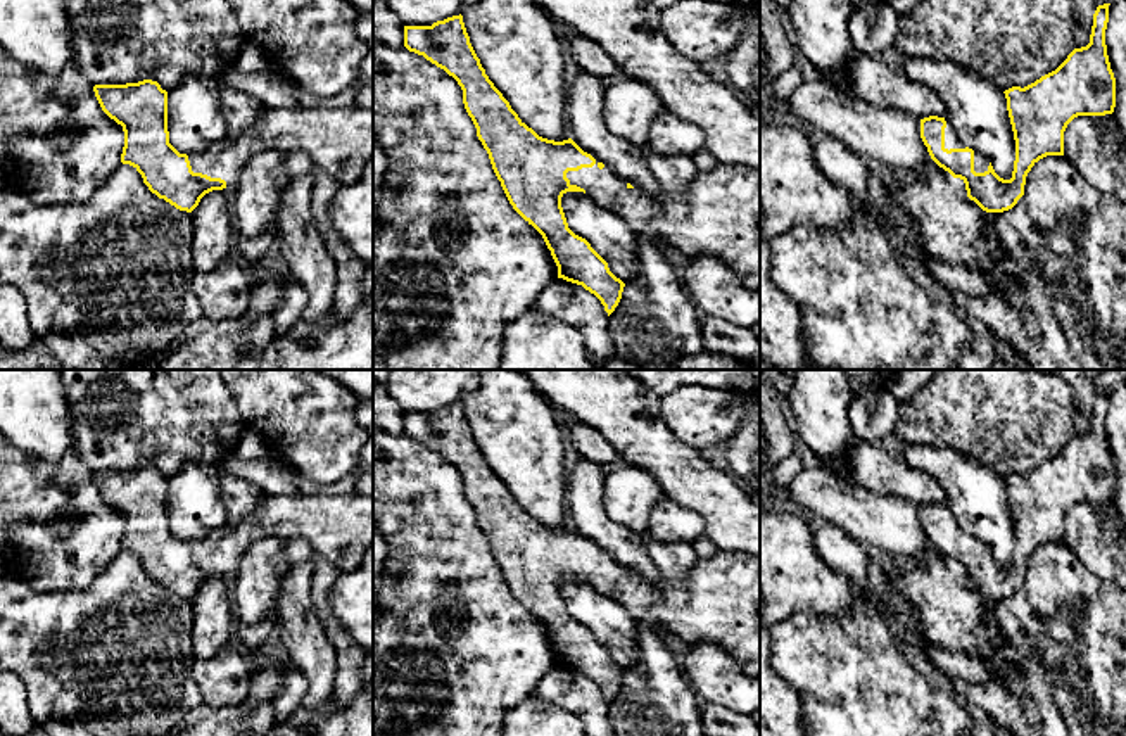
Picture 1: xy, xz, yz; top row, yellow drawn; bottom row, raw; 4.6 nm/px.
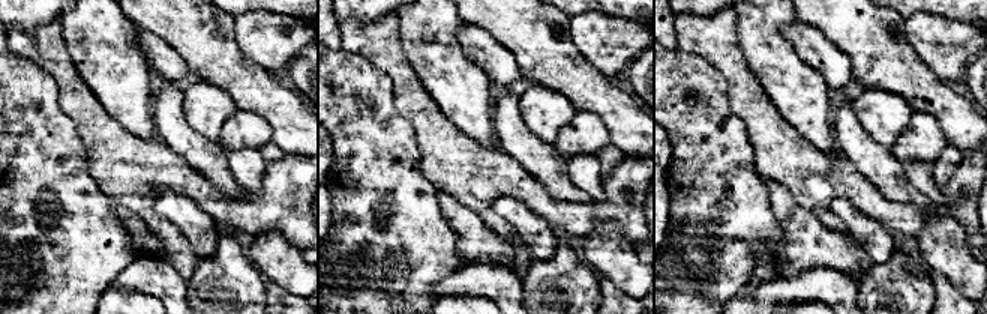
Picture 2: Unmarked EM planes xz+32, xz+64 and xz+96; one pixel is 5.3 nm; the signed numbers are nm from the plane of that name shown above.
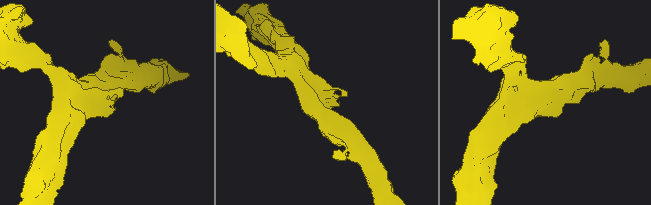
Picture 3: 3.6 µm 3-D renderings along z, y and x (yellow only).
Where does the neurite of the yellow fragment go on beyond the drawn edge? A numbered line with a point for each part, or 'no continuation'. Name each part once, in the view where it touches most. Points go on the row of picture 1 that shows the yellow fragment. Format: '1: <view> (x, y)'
1: xz (719, 215)

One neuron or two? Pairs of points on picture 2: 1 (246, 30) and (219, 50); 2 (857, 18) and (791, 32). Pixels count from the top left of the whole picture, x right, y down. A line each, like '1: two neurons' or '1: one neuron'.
1: two neurons
2: two neurons

